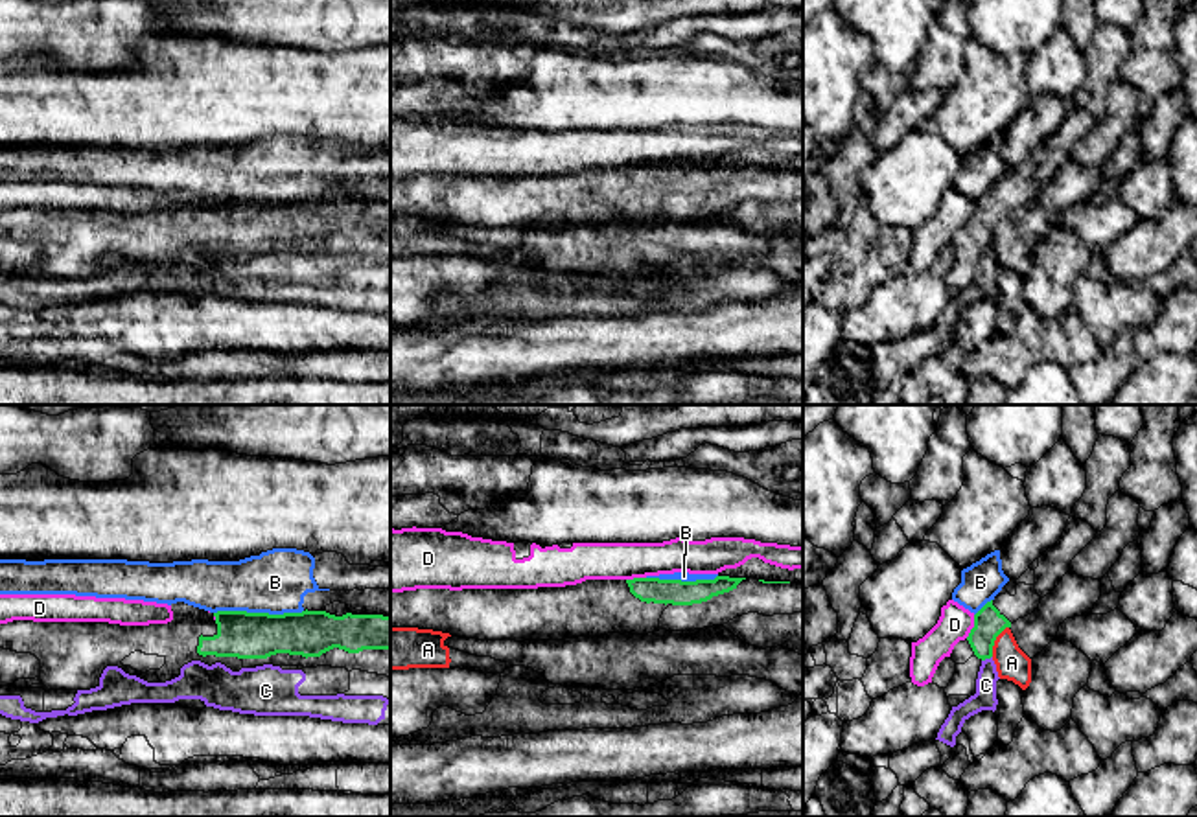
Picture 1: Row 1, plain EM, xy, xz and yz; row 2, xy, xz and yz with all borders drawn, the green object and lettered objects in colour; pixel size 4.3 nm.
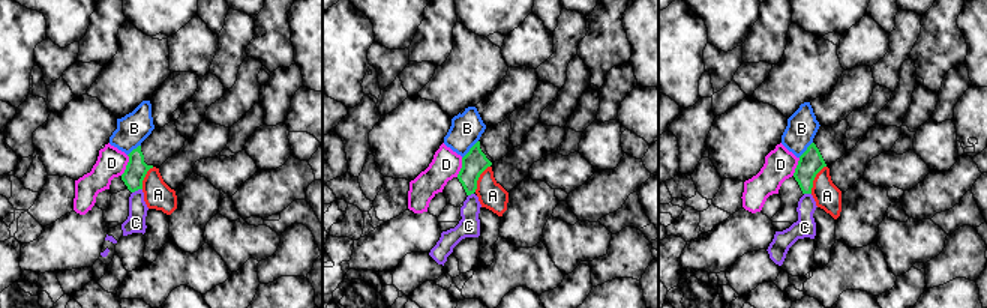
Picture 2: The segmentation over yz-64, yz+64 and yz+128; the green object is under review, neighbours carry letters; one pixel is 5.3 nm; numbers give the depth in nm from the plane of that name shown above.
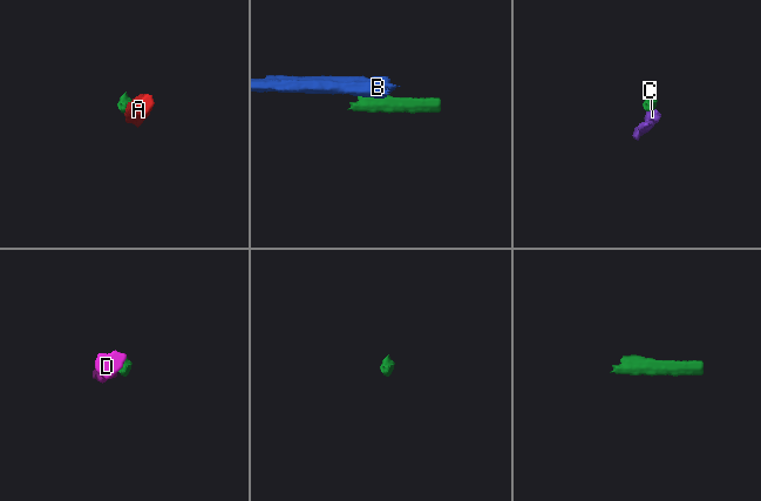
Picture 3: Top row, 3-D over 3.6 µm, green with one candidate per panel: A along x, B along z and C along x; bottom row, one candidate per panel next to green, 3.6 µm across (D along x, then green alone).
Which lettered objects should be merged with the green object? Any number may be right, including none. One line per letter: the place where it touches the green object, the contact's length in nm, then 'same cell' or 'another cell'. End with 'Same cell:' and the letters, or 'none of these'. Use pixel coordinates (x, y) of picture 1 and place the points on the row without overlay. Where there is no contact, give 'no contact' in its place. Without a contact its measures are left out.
A: yz (995, 227) | 150 nm | another cell
B: xy (258, 201) | 400 nm | another cell
C: yz (986, 245) | 50 nm | another cell
D: yz (975, 214) | 110 nm | another cell
Same cell: none of these

